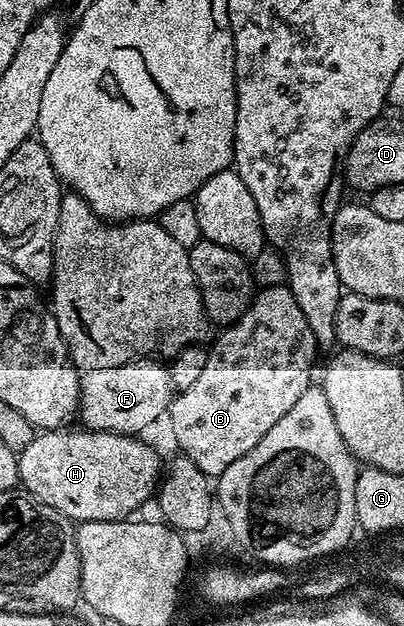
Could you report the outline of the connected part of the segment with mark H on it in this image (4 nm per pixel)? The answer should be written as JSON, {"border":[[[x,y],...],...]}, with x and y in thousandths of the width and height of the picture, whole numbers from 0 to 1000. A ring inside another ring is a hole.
{"border":[[[168,682],[144,685],[121,685],[116,688],[92,690],[87,701],[74,708],[74,714],[64,714],[45,725],[45,741],[50,744],[47,773],[92,800],[114,804],[124,810],[134,810],[134,816],[144,816],[166,826],[181,835],[203,832],[304,832],[324,827],[334,813],[347,813],[366,799],[379,799],[381,789],[391,781],[391,770],[401,762],[401,736],[396,743],[396,730],[364,711],[361,706],[347,704],[344,696],[309,695],[304,692],[243,692],[235,688],[196,688],[198,692],[176,692],[181,687]]]}

